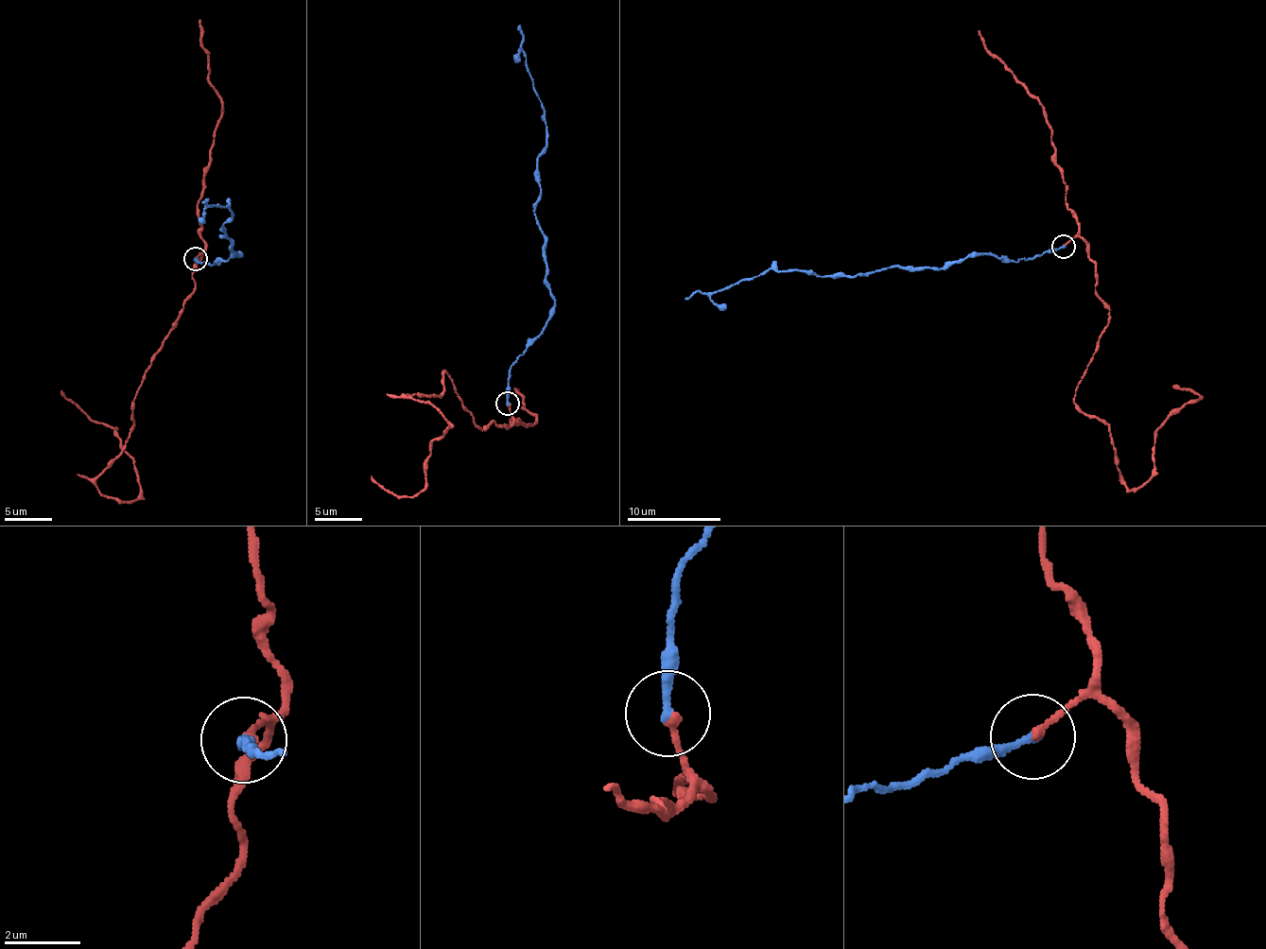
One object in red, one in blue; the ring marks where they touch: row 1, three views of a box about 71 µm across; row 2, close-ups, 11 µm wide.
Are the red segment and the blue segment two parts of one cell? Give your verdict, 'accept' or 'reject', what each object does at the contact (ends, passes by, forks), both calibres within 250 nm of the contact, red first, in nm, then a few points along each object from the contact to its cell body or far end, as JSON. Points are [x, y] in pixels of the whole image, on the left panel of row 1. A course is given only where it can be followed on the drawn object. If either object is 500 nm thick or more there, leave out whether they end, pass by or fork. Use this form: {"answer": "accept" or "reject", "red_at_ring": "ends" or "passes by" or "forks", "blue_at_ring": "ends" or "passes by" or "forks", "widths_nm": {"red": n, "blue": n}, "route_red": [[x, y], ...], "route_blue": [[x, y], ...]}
{"answer": "accept", "red_at_ring": "ends", "blue_at_ring": "ends", "widths_nm": {"red": 220, "blue": 220}, "route_red": [[195, 260], [134, 428], [96, 479], [139, 496], [116, 430], [61, 390]], "route_blue": [[195, 259], [211, 266], [241, 256], [221, 235], [232, 216], [229, 203], [205, 201]]}

